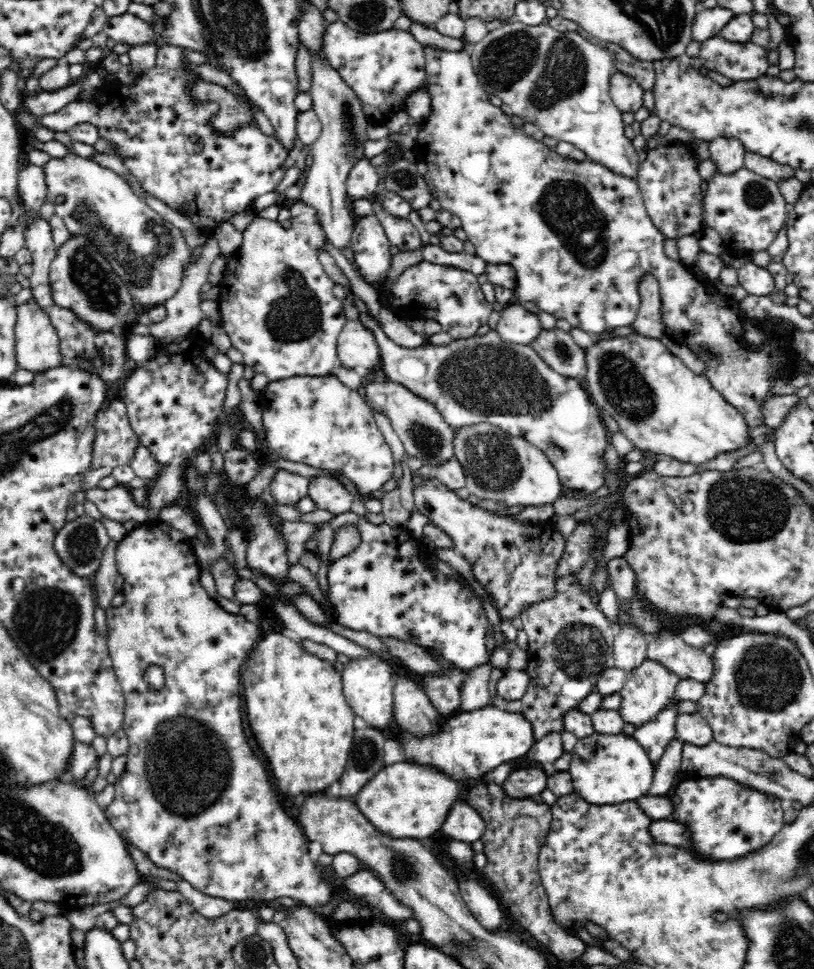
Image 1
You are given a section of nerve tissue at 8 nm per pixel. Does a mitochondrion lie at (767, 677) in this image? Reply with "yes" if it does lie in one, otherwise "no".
yes

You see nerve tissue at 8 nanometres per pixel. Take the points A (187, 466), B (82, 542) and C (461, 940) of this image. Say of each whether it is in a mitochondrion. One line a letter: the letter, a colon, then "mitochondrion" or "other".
A: other
B: mitochondrion
C: mitochondrion

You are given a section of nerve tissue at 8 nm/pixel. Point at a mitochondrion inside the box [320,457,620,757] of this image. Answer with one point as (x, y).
(579, 649)

